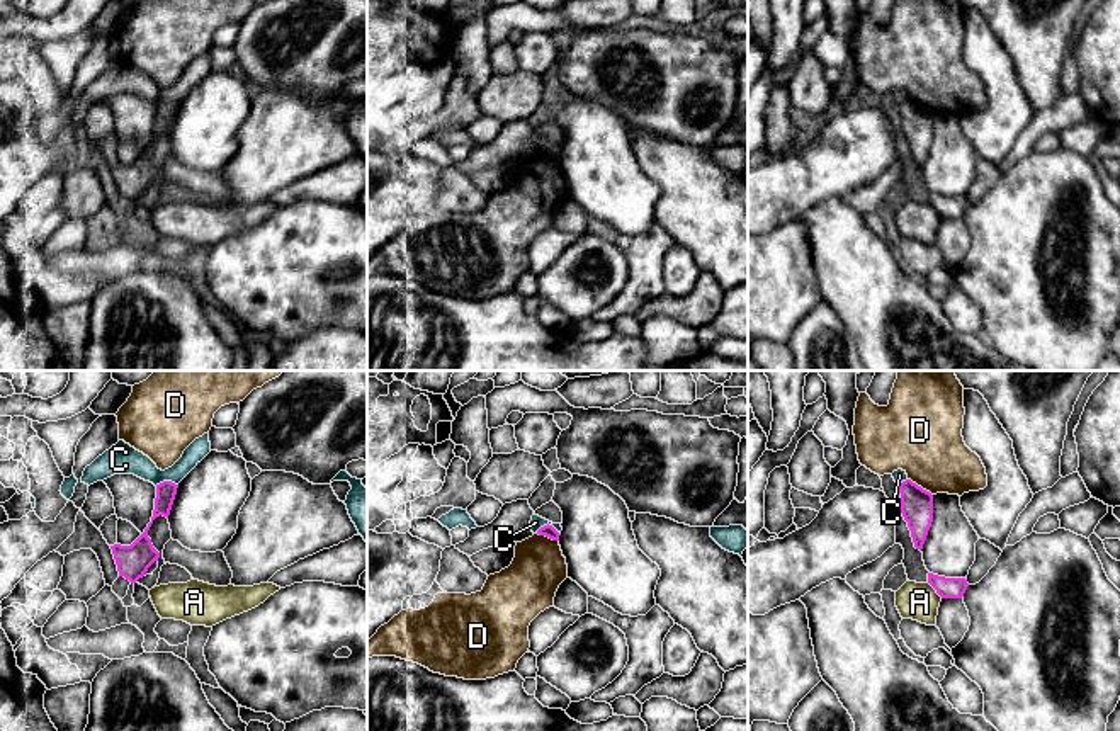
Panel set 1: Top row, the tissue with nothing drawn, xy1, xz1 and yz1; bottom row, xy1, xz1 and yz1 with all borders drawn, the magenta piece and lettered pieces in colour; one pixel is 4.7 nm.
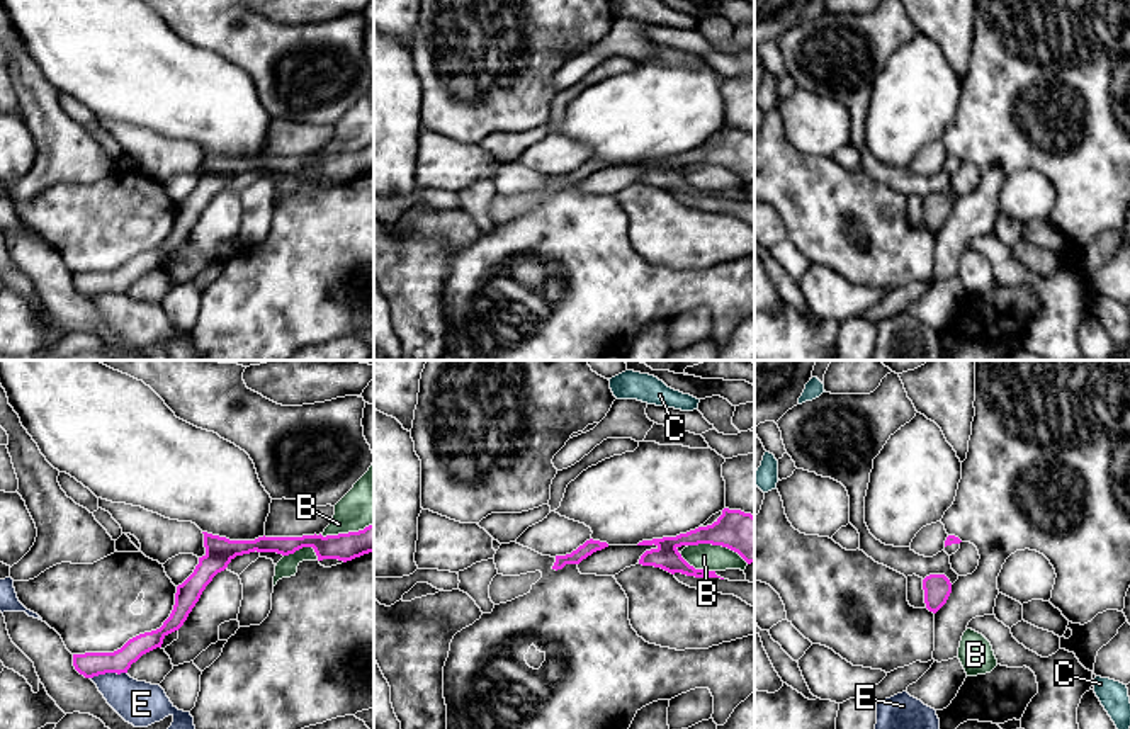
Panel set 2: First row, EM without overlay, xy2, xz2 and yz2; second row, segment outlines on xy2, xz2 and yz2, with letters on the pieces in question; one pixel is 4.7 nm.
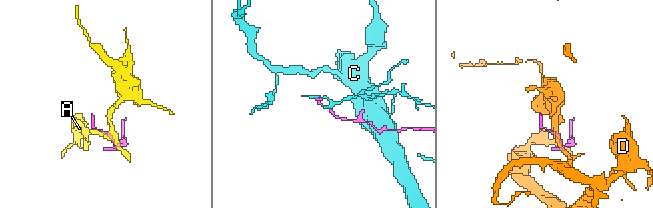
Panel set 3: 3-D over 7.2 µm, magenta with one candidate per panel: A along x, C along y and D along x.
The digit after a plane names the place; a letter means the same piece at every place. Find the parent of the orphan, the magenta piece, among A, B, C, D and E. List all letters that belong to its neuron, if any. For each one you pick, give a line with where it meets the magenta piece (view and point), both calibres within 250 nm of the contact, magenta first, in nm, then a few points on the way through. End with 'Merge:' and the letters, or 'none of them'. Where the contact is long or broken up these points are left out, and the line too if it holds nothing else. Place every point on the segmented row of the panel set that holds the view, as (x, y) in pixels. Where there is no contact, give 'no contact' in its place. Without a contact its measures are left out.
Merge: none of them

